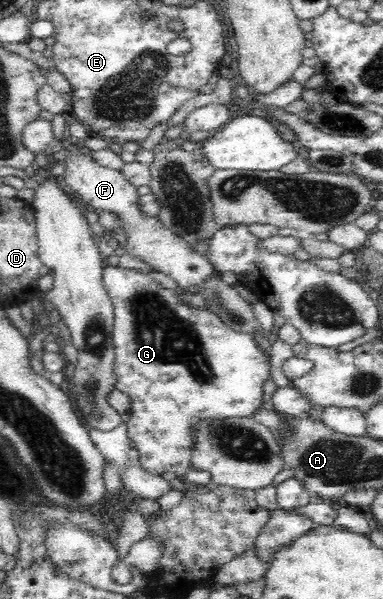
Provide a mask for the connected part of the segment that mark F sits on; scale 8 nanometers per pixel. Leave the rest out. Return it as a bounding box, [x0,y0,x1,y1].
[60,144,212,286]

